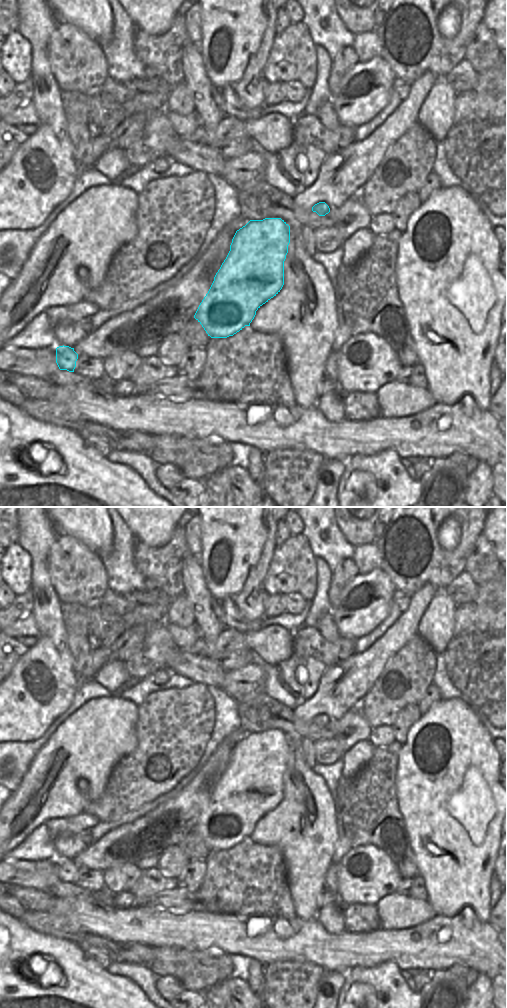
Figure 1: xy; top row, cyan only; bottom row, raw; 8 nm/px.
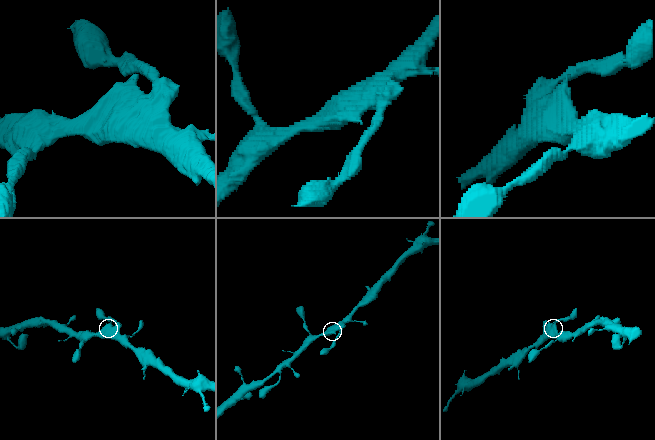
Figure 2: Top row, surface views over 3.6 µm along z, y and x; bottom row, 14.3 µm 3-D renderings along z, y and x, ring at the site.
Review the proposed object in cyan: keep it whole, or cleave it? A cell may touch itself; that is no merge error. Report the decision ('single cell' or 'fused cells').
fused cells

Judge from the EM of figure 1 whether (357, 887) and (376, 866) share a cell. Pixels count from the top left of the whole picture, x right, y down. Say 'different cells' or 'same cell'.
same cell

